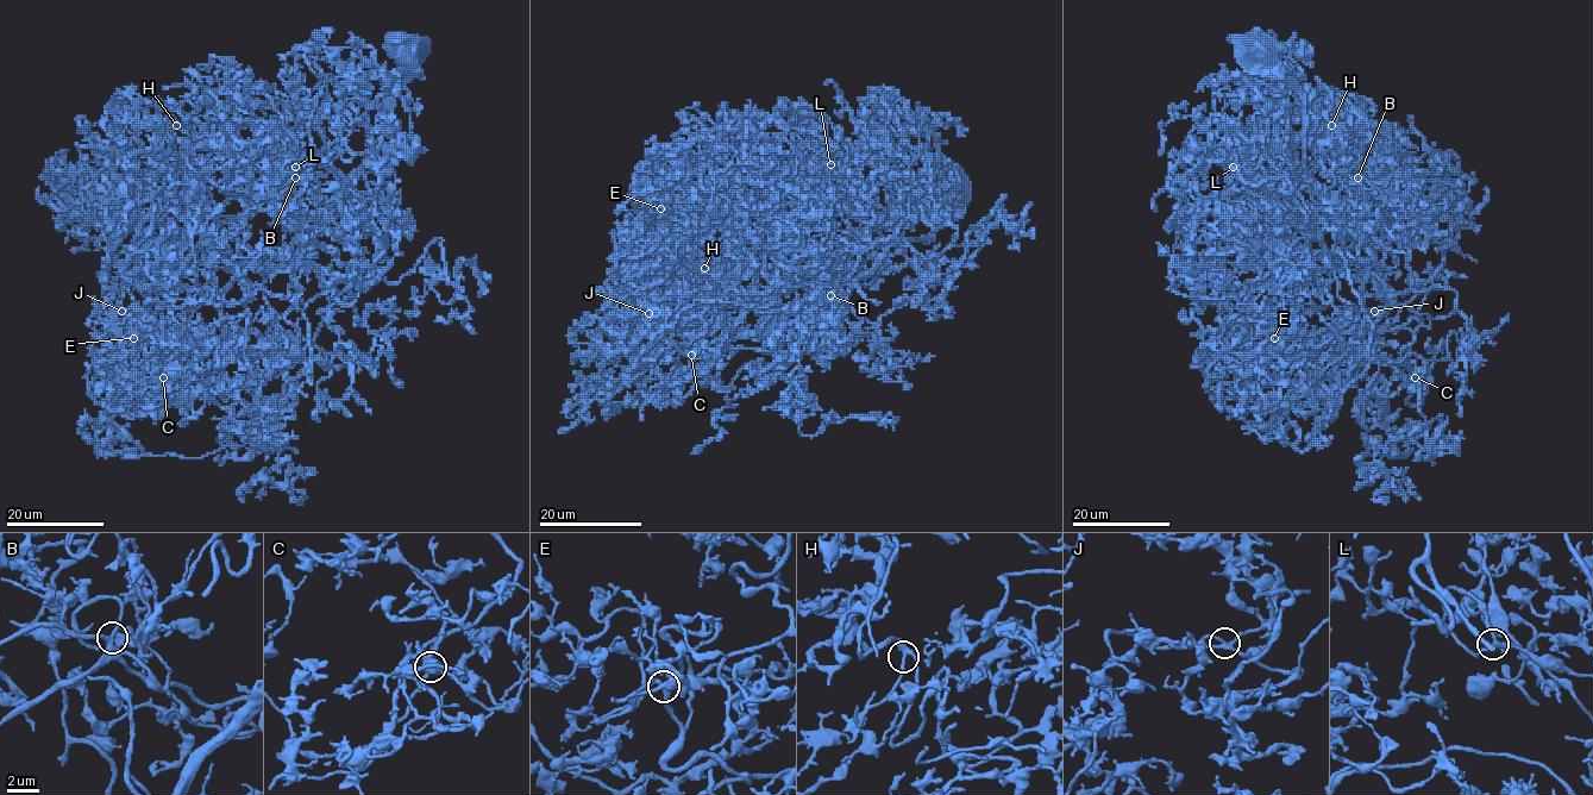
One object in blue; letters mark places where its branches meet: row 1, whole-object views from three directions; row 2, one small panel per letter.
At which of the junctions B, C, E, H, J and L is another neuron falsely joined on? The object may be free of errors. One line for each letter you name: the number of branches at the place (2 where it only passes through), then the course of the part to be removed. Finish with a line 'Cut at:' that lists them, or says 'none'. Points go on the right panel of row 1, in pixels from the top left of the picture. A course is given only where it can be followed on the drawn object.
Cut at: none

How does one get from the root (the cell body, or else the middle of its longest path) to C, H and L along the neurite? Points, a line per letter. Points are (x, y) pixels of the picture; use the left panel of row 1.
C: (408, 54), (380, 148), (305, 254), (280, 267), (248, 261), (223, 294), (161, 325), (190, 346), (163, 377)
H: (408, 54), (380, 148), (290, 264), (271, 265), (232, 239), (188, 244), (186, 200), (214, 180), (176, 125)
L: (408, 54), (380, 148), (305, 254), (280, 267), (243, 260), (232, 223), (264, 211), (295, 167)

